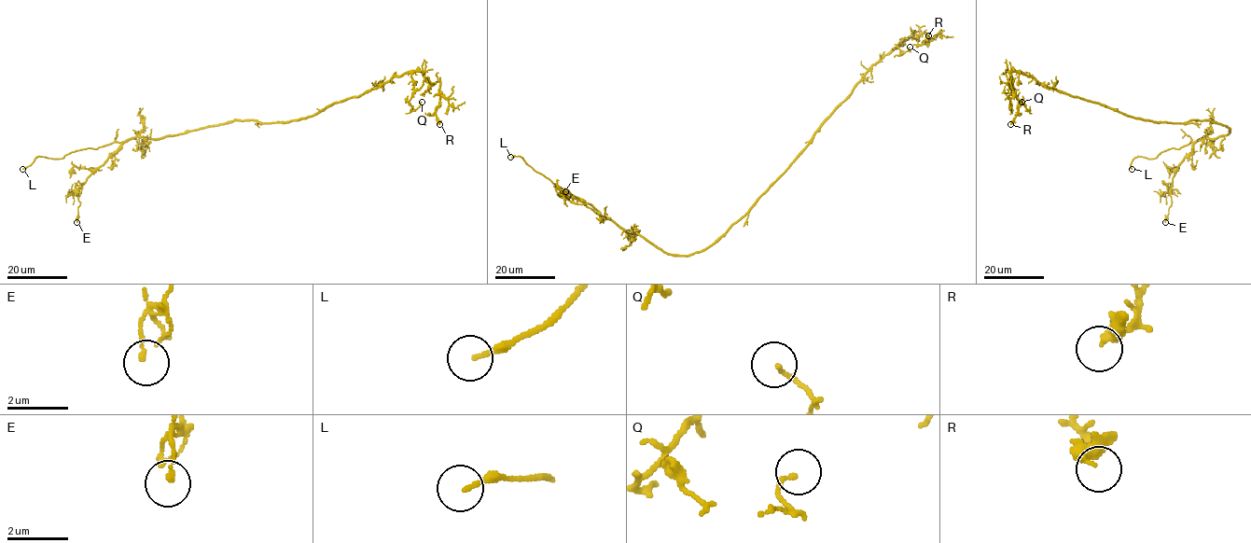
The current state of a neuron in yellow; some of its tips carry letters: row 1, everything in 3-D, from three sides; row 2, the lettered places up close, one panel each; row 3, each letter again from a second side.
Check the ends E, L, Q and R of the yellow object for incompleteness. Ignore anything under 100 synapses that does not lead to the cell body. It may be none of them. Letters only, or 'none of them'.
L

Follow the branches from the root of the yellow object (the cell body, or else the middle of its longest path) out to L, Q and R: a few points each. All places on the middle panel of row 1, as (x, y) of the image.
L: (756, 201), (708, 246), (688, 255), (673, 255), (598, 215), (536, 172), (521, 157), (510, 157)
Q: (756, 201), (788, 167), (819, 125), (867, 71), (912, 34), (904, 38), (896, 46), (903, 54), (910, 47)
R: (756, 201), (788, 167), (819, 125), (873, 64), (909, 37), (927, 34), (928, 44), (924, 42), (928, 35)

